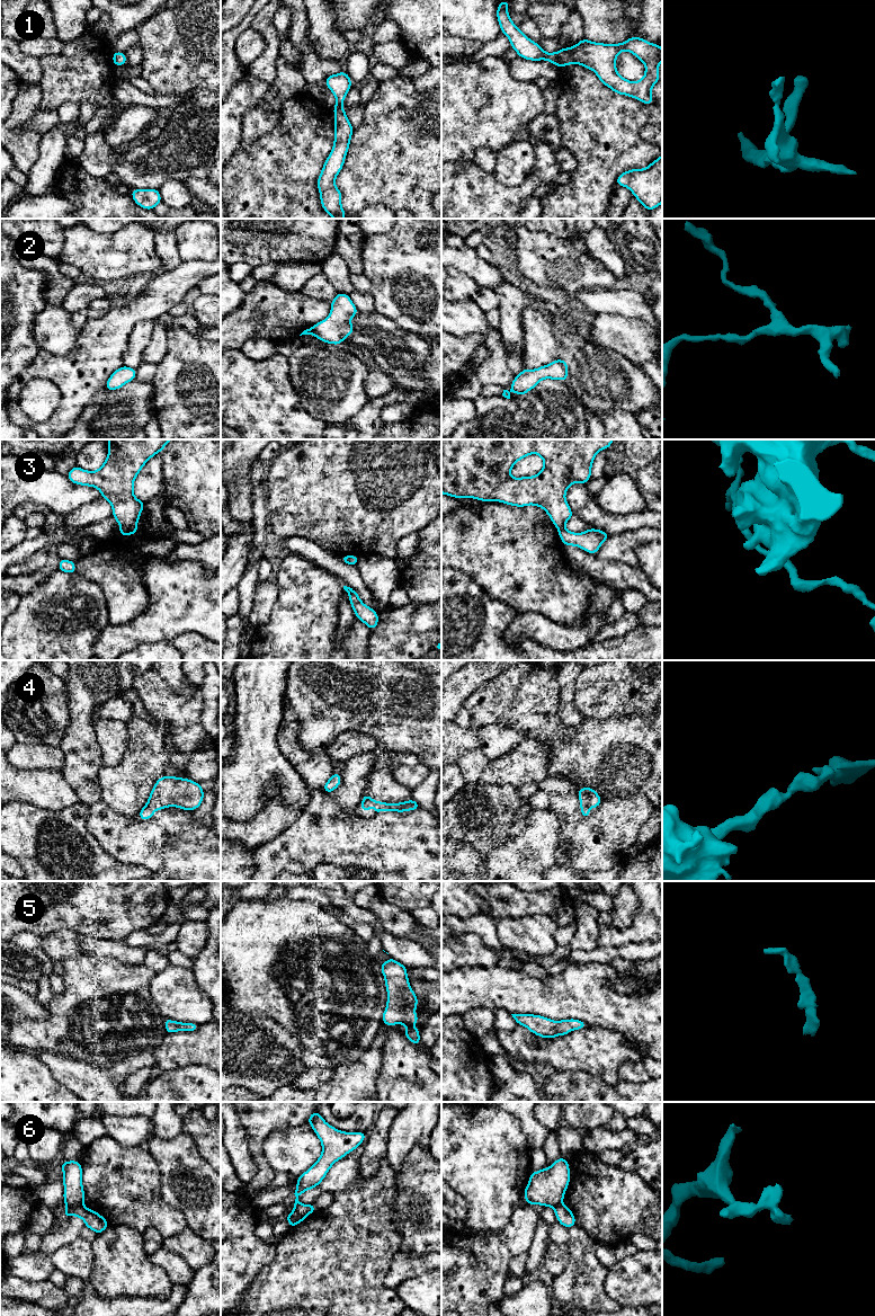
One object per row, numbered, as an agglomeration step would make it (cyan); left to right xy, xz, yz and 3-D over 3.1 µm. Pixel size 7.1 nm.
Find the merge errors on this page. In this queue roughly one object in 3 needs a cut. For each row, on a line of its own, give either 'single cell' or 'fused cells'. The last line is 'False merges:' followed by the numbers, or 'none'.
1: single cell
2: single cell
3: fused cells
4: single cell
5: single cell
6: fused cells
False merges: 3, 6

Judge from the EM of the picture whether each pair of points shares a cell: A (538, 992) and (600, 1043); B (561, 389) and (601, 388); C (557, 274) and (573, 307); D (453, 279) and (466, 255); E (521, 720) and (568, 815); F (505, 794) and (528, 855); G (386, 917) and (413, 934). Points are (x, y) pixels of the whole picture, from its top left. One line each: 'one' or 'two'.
A: two
B: two
C: two
D: two
E: two
F: two
G: one

